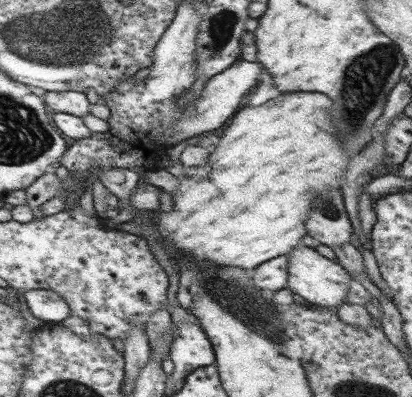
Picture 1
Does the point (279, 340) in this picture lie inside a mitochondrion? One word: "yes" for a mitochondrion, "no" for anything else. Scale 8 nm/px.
yes

